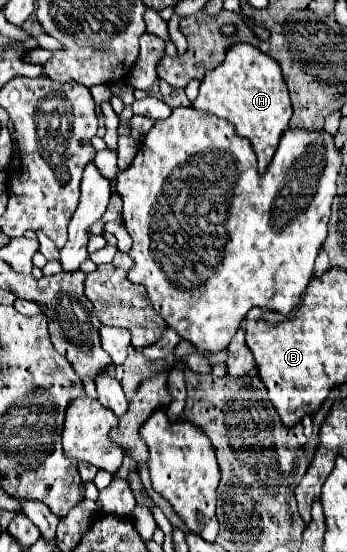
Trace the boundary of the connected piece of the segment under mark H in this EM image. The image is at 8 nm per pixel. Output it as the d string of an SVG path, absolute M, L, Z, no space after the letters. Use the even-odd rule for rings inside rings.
M235 43L227 51L225 61L205 75L199 97L193 101L193 109L229 121L239 137L249 139L257 155L261 175L267 171L279 139L285 129L289 129L289 119L293 115L279 65L249 43Z

